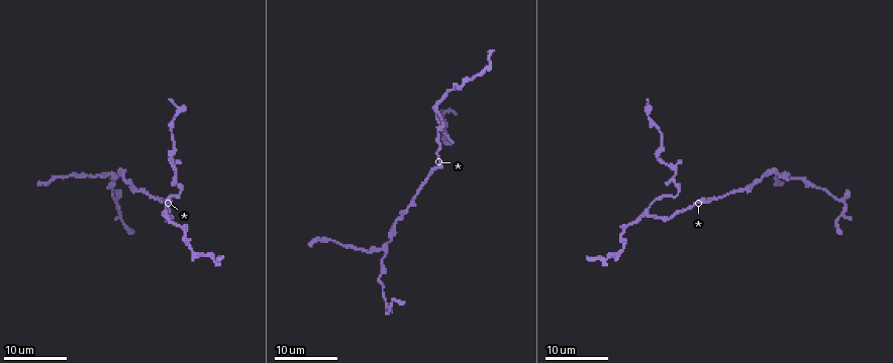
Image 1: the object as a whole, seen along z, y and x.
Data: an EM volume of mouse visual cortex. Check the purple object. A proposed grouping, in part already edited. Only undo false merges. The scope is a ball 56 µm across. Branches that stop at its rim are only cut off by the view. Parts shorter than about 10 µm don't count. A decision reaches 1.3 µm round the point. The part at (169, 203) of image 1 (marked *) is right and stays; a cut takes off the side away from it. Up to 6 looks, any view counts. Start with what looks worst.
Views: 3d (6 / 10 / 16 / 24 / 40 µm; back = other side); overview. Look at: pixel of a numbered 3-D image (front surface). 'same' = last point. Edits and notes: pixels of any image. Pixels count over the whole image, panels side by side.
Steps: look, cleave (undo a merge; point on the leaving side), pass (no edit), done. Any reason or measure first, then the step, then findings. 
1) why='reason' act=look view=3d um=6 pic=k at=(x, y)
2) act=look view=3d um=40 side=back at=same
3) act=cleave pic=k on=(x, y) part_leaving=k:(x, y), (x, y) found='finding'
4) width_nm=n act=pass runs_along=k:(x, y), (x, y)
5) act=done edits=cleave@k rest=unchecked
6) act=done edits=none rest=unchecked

why='arms part here' act=look view=3d um=16 pic=1 at=(111, 175)

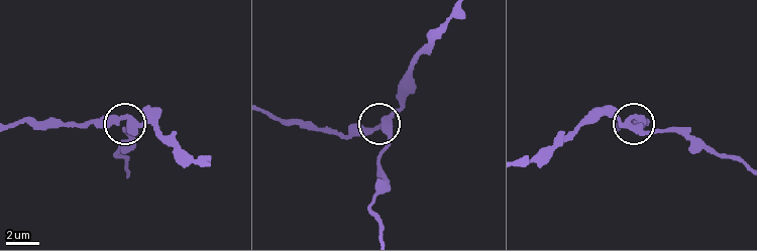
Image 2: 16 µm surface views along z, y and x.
act=look view=3d um=6 pic=2 at=(384, 128)

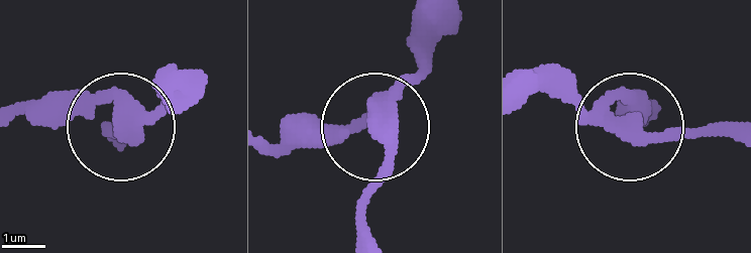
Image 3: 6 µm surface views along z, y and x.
side_arm_um=14 act=pass runs_along=3:(428, 25), (417, 69), (388, 112), (344, 133), (283, 133) found='continuous, no second neuron'

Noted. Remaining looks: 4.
why='a fork' act=look view=3d um=16 pic=1 at=(165, 209)

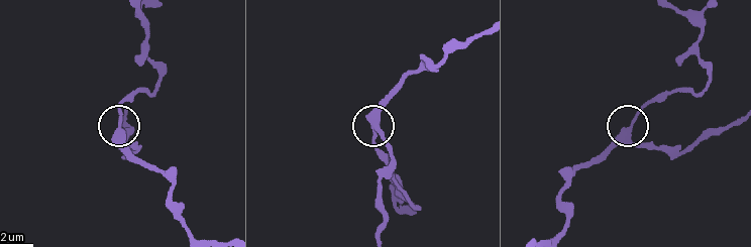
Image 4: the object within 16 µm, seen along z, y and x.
act=look view=3d um=6 pic=4 at=(626, 132)

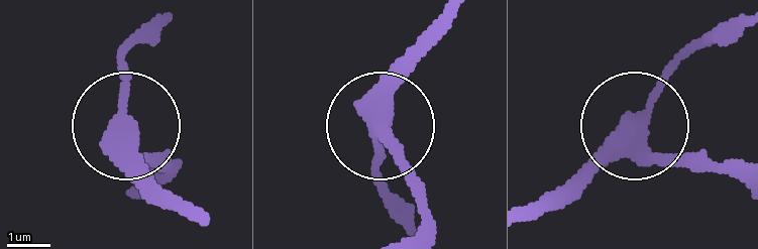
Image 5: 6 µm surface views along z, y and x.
width_nm=370 act=pass runs_along=5:(744, 173), (690, 169), (636, 137), (563, 202) found='continuous, no second neuron'

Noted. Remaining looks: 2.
why='calibre changes' act=look view=3d um=24 pic=1 at=(811, 185)

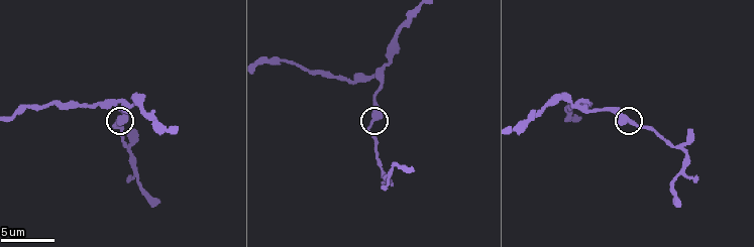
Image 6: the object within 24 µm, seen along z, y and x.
why='zoom in' act=look view=3d um=10 pic=6 at=(374, 118)

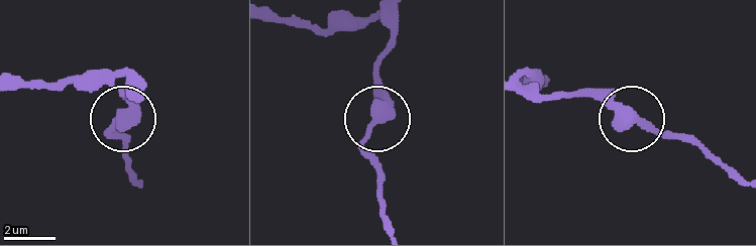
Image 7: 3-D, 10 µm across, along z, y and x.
width_nm=330 act=pass runs_along=7:(522, 89), (548, 98), (613, 100), (659, 134), (703, 153) found='continuous, no second neuron'

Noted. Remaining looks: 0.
act=done edits=none rest=unchecked

